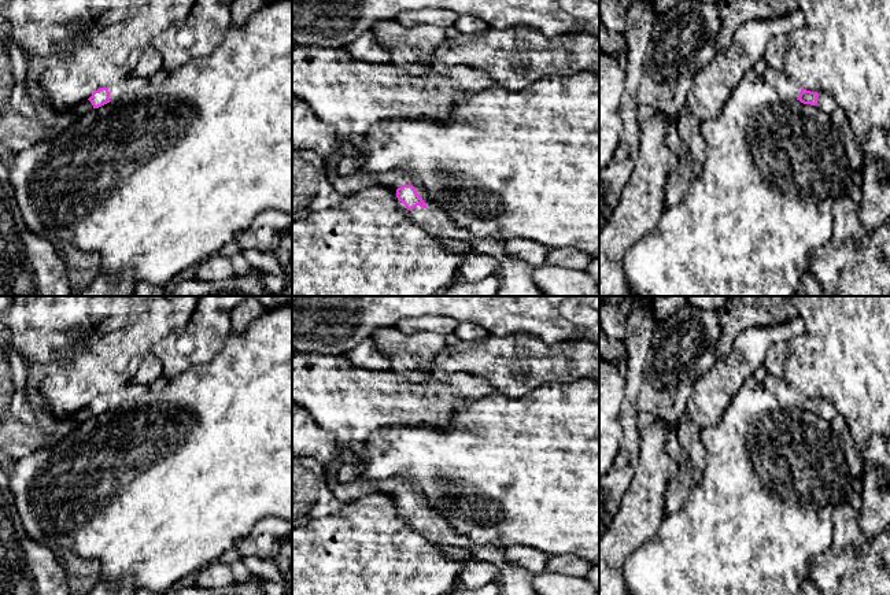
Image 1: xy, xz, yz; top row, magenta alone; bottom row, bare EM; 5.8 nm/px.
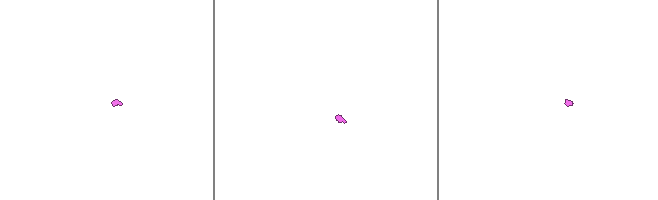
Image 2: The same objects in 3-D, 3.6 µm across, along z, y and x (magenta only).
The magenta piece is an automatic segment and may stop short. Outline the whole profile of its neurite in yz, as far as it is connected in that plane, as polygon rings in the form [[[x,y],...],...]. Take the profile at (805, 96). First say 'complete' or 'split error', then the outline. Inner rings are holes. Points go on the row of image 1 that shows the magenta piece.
split error | [[[767,66],[762,77],[765,82],[784,100],[799,100],[804,104],[817,106],[827,114],[831,114],[838,107],[830,95],[810,92],[801,88],[787,77],[784,70],[776,70]]]

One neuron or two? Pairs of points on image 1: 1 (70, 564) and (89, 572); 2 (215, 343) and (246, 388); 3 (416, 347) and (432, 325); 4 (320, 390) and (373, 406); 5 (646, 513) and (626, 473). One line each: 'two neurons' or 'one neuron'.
1: one neuron
2: two neurons
3: two neurons
4: one neuron
5: two neurons

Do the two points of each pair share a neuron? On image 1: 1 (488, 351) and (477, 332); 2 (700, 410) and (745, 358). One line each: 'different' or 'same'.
1: different
2: same

